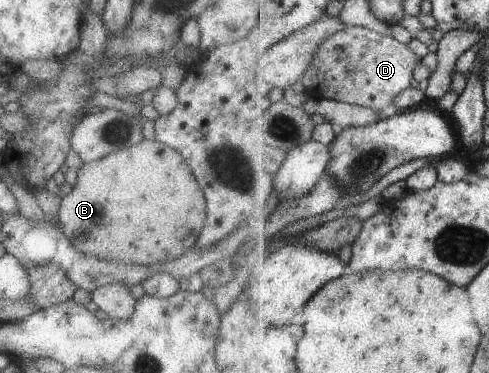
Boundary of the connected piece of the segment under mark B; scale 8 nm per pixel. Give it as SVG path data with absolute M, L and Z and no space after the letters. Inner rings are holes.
M152 140L83 163L71 193L61 196L58 222L67 241L82 254L131 265L151 265L183 255L193 246L204 226L203 194L183 158L171 148Z

